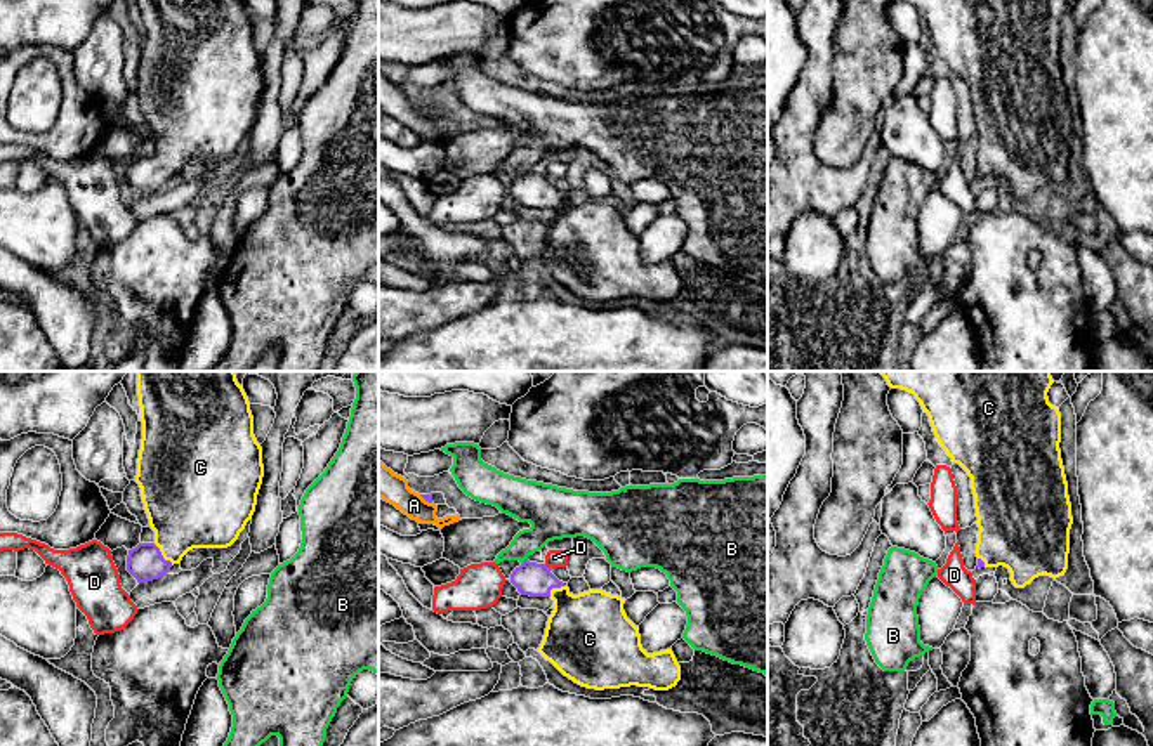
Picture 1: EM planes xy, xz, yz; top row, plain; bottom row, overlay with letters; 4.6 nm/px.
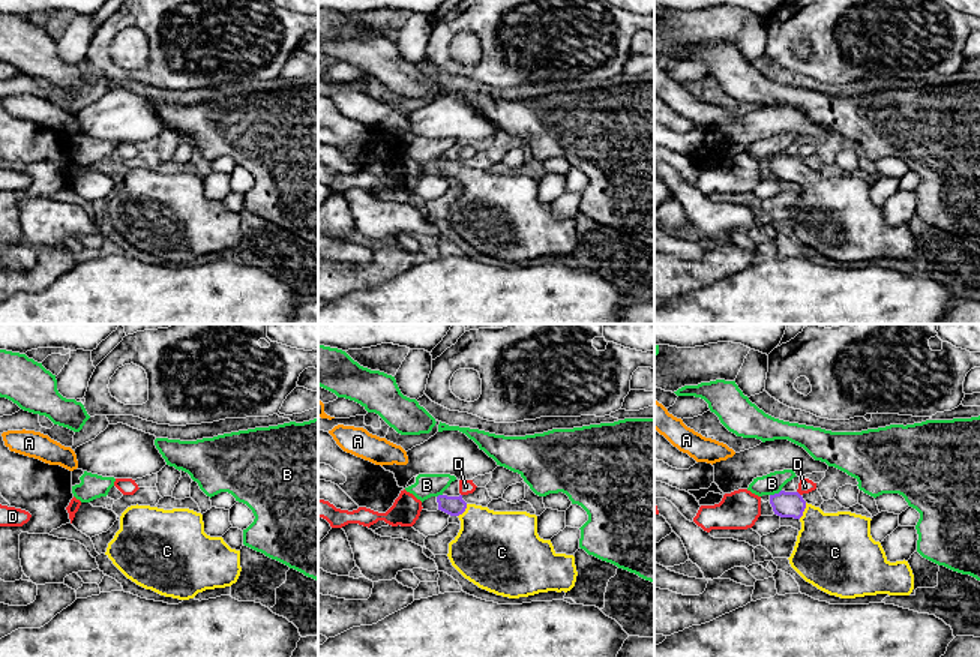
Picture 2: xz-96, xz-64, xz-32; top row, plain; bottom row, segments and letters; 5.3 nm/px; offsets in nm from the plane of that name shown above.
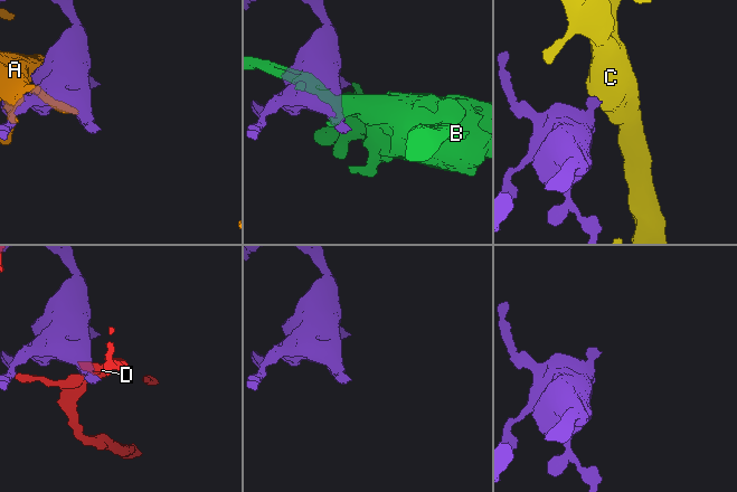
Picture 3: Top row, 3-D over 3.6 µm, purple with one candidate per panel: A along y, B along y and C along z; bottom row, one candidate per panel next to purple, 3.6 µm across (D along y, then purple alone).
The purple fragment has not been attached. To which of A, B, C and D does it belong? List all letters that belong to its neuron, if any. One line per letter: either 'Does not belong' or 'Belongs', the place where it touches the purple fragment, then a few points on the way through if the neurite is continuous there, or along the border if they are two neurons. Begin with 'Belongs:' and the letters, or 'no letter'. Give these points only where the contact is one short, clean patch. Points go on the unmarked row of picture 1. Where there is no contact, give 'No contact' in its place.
Belongs: C
A: Does not belong. Touches purple at xz (426, 111)
B: Does not belong. Touches purple at xz (525, 172)
C: Belongs. Touches purple at xy (162, 167). Path across: xy (144, 174), (162, 167), (169, 160), (188, 120)
D: Does not belong. Touches purple at xz (547, 179)

